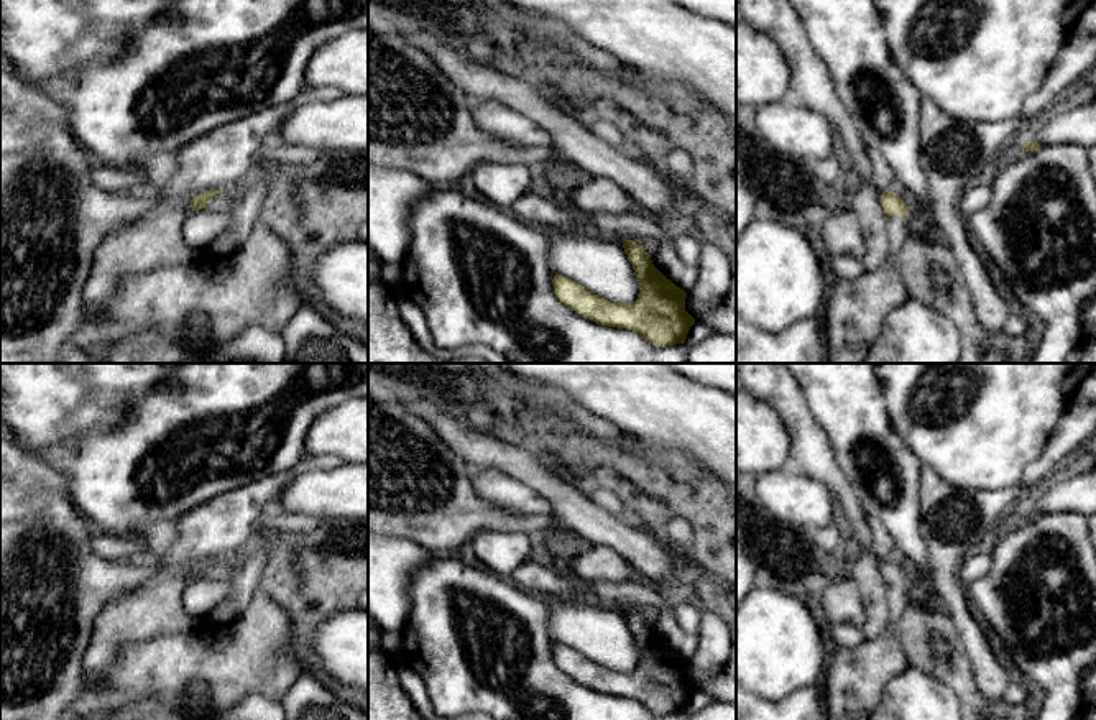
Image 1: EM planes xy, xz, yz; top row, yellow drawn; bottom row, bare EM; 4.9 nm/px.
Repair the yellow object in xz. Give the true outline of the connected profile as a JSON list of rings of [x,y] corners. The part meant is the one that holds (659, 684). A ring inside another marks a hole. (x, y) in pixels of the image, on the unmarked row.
[[[639,608],[621,612],[639,649],[639,662],[633,672],[611,671],[557,641],[552,648],[554,662],[582,685],[633,699],[656,715],[684,712],[695,692],[685,679],[687,661],[652,633]]]

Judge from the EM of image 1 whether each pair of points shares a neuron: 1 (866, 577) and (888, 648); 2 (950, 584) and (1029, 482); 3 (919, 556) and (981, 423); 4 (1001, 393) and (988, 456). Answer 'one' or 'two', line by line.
1: two
2: one
3: two
4: one

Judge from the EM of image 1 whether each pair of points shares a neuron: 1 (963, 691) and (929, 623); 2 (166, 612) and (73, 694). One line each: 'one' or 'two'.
1: one
2: two

